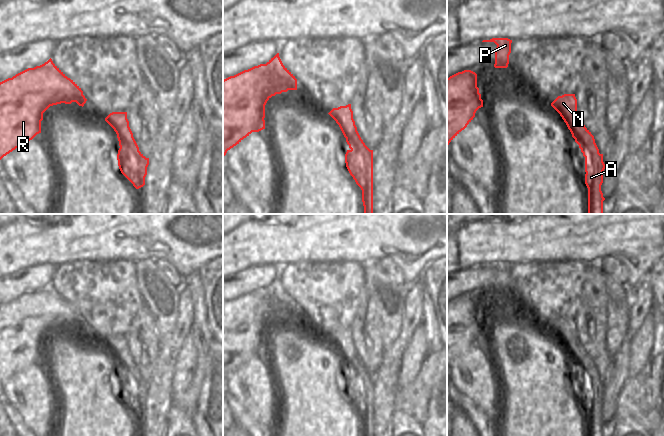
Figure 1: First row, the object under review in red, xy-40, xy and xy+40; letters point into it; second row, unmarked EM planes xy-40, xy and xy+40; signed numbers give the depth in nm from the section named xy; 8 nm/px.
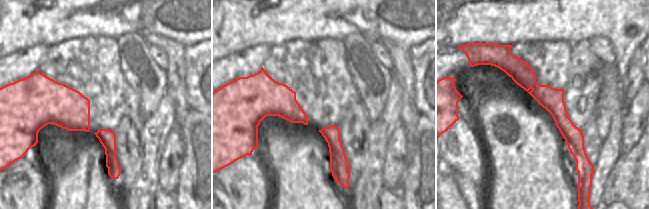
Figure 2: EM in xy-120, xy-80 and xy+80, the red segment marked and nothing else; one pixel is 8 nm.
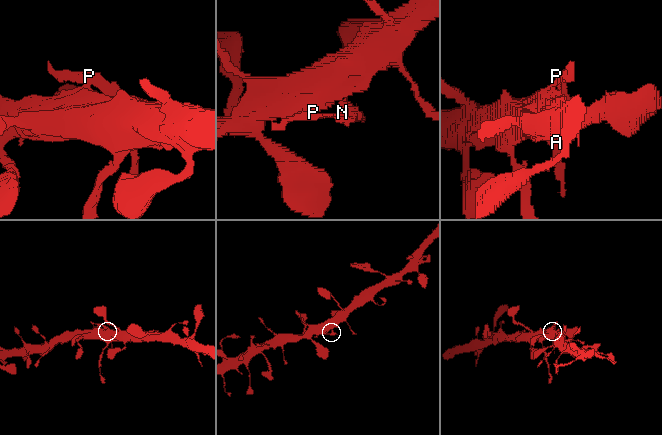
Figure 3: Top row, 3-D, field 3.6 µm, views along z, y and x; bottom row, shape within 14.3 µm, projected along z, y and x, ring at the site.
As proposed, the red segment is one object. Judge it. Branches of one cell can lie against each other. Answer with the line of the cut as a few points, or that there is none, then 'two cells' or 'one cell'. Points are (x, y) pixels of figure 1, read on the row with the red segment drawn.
cut in xy+40 along (495, 61), (502, 60), (505, 67); two cells

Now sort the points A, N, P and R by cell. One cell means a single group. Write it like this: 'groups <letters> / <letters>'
groups A N P / R

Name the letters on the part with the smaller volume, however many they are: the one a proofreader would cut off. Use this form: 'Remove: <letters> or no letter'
Remove: A, N, P

